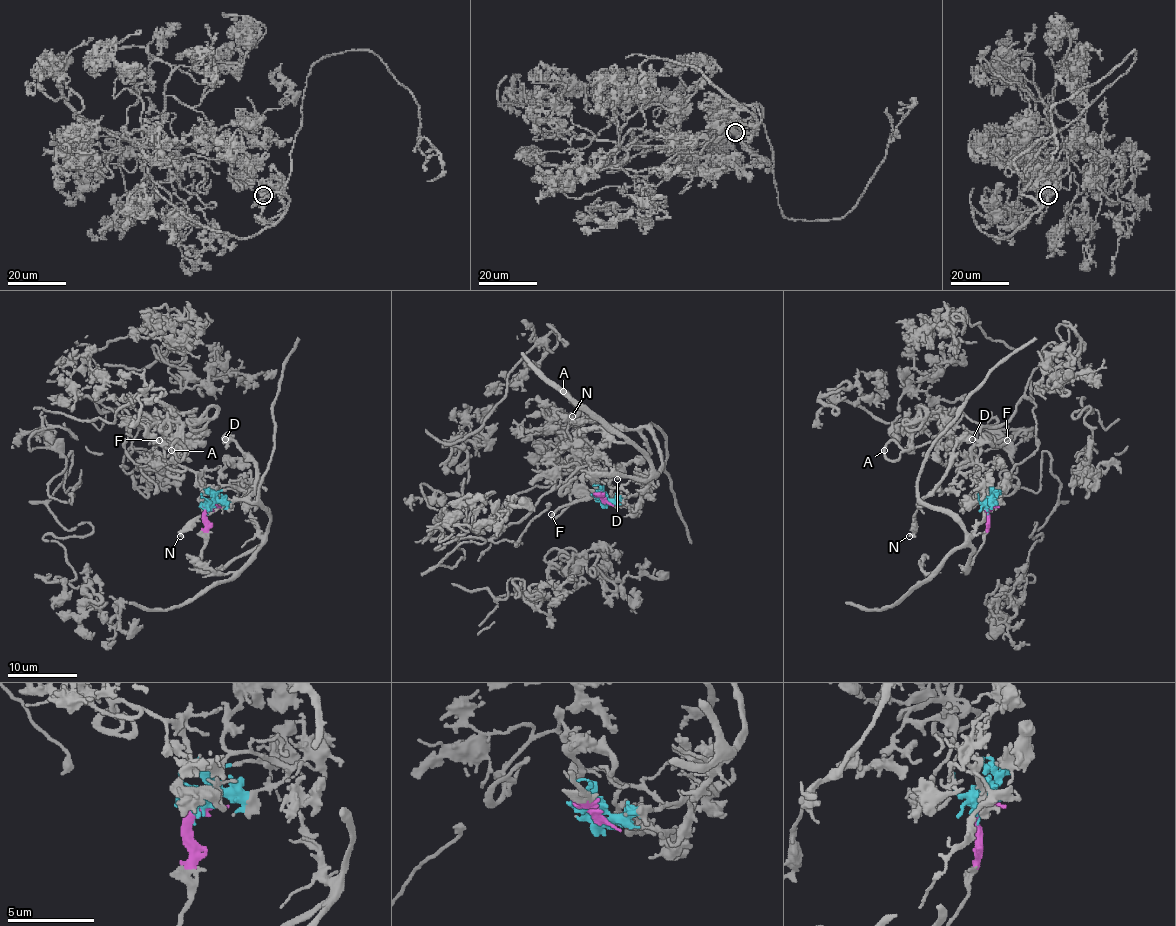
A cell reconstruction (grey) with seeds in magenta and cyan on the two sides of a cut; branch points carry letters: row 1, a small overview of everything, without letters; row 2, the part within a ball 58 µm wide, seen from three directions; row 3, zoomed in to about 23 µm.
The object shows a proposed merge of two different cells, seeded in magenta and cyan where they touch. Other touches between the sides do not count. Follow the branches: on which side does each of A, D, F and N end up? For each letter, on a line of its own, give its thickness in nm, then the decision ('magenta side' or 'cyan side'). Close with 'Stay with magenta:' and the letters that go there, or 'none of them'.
A: 200 nm thick; cyan side
D: 400 nm thick; magenta side
F: 180 nm thick; cyan side
N: 260 nm thick; magenta side
Stay with magenta: D, N

